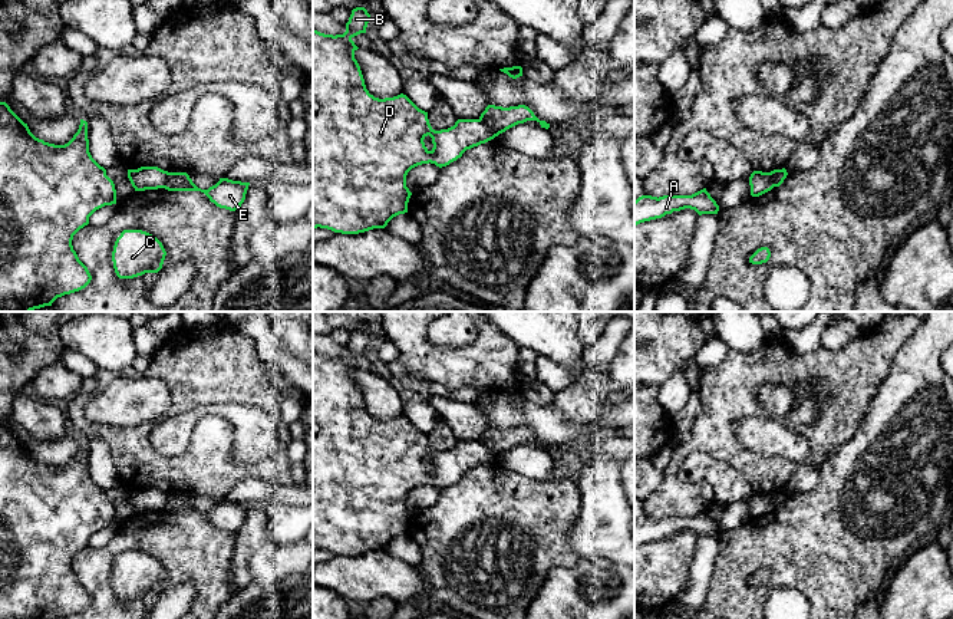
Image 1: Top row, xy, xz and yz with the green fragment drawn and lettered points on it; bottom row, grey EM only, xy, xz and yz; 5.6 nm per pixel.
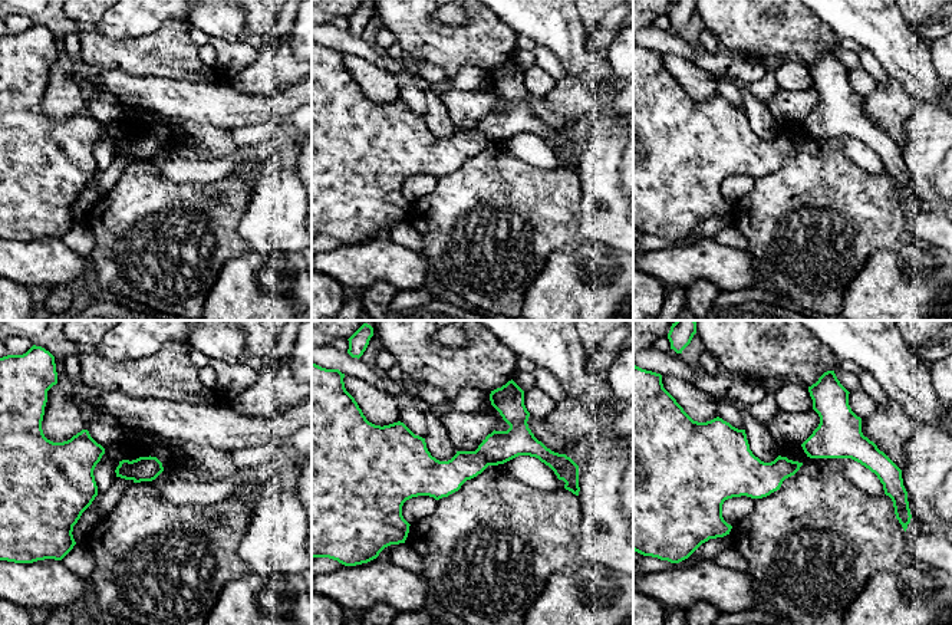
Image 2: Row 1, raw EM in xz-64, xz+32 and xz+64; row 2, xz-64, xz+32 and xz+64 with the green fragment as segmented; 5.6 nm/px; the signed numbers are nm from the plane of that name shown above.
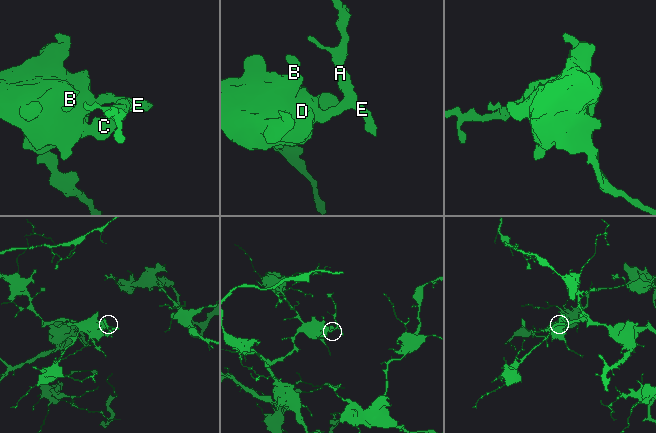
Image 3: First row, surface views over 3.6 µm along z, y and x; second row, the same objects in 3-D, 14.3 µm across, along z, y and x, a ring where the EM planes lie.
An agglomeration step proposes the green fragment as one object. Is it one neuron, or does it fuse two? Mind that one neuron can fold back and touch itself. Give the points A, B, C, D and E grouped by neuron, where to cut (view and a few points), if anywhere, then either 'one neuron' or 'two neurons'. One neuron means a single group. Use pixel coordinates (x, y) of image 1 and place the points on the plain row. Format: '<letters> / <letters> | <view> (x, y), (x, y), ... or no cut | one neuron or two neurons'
A E / B C D | xz (480, 440), (495, 457) | two neurons

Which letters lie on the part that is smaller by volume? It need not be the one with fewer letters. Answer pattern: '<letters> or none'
A, E

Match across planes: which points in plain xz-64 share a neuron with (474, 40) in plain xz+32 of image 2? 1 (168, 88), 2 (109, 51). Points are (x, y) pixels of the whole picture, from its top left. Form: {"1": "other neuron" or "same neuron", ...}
{"1": "other neuron", "2": "same neuron"}

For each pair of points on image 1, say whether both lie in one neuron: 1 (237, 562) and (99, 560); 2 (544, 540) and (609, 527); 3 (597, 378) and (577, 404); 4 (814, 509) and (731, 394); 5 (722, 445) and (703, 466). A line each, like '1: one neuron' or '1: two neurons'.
1: two neurons
2: two neurons
3: one neuron
4: two neurons
5: two neurons

